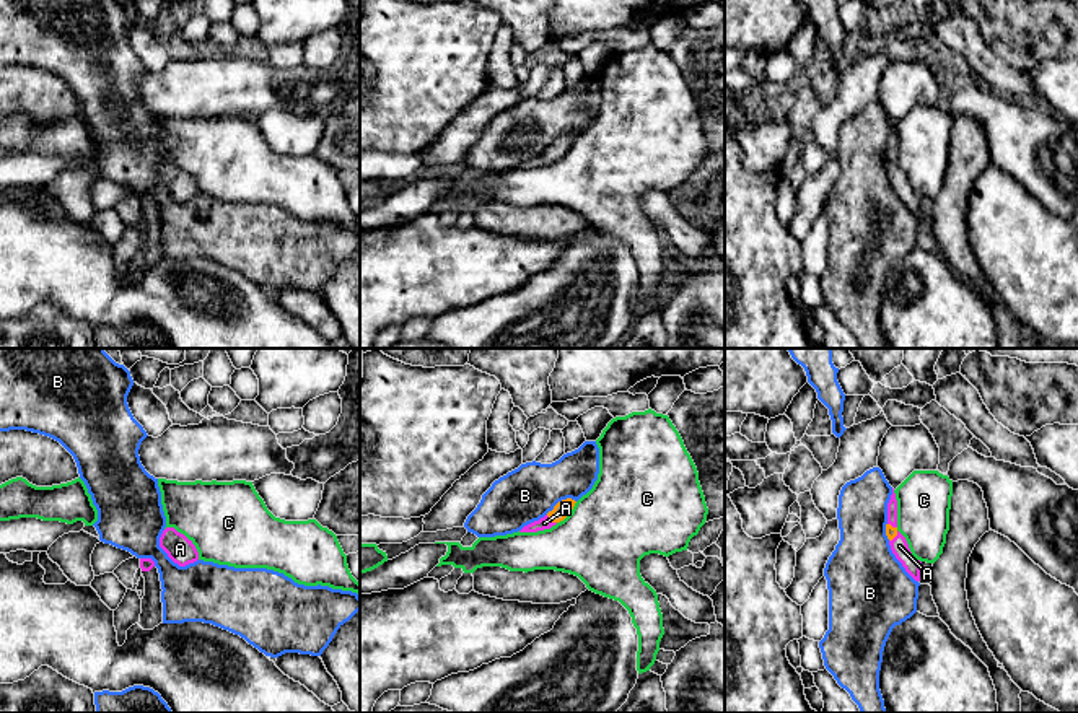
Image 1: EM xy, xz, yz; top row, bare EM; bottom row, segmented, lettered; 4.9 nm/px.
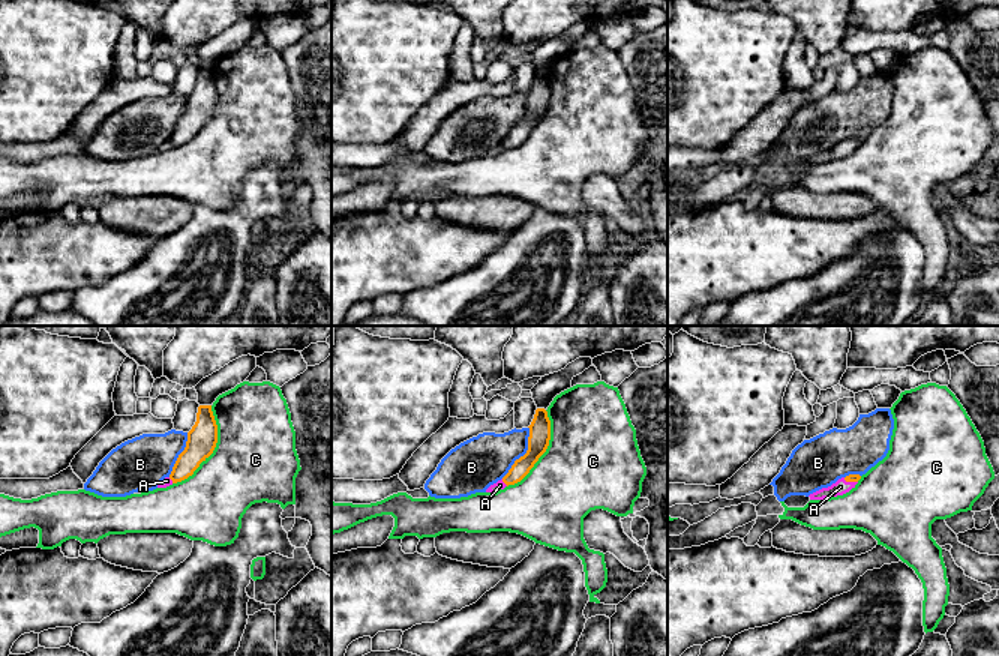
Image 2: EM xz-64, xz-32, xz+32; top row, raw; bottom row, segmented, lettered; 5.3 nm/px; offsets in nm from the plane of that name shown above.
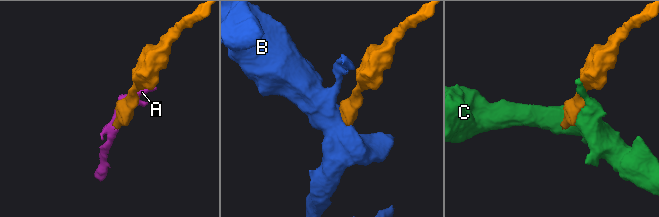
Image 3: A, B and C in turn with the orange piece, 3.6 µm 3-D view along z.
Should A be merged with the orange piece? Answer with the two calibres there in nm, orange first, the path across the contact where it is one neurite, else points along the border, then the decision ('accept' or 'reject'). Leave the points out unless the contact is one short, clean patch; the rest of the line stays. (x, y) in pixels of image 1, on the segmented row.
calibres 80 and 60 nm; accept

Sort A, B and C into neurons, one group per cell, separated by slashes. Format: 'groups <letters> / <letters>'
groups A / B / C

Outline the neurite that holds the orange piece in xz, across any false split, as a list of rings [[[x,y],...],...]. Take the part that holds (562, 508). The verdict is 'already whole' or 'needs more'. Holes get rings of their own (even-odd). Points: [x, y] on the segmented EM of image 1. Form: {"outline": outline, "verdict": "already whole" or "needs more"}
{"outline": [[[572,498],[559,501],[554,506],[554,510],[549,511],[544,518],[524,526],[519,532],[537,532],[537,531],[550,529],[552,526],[563,521],[572,513],[575,503],[576,501]]], "verdict": "needs more"}

